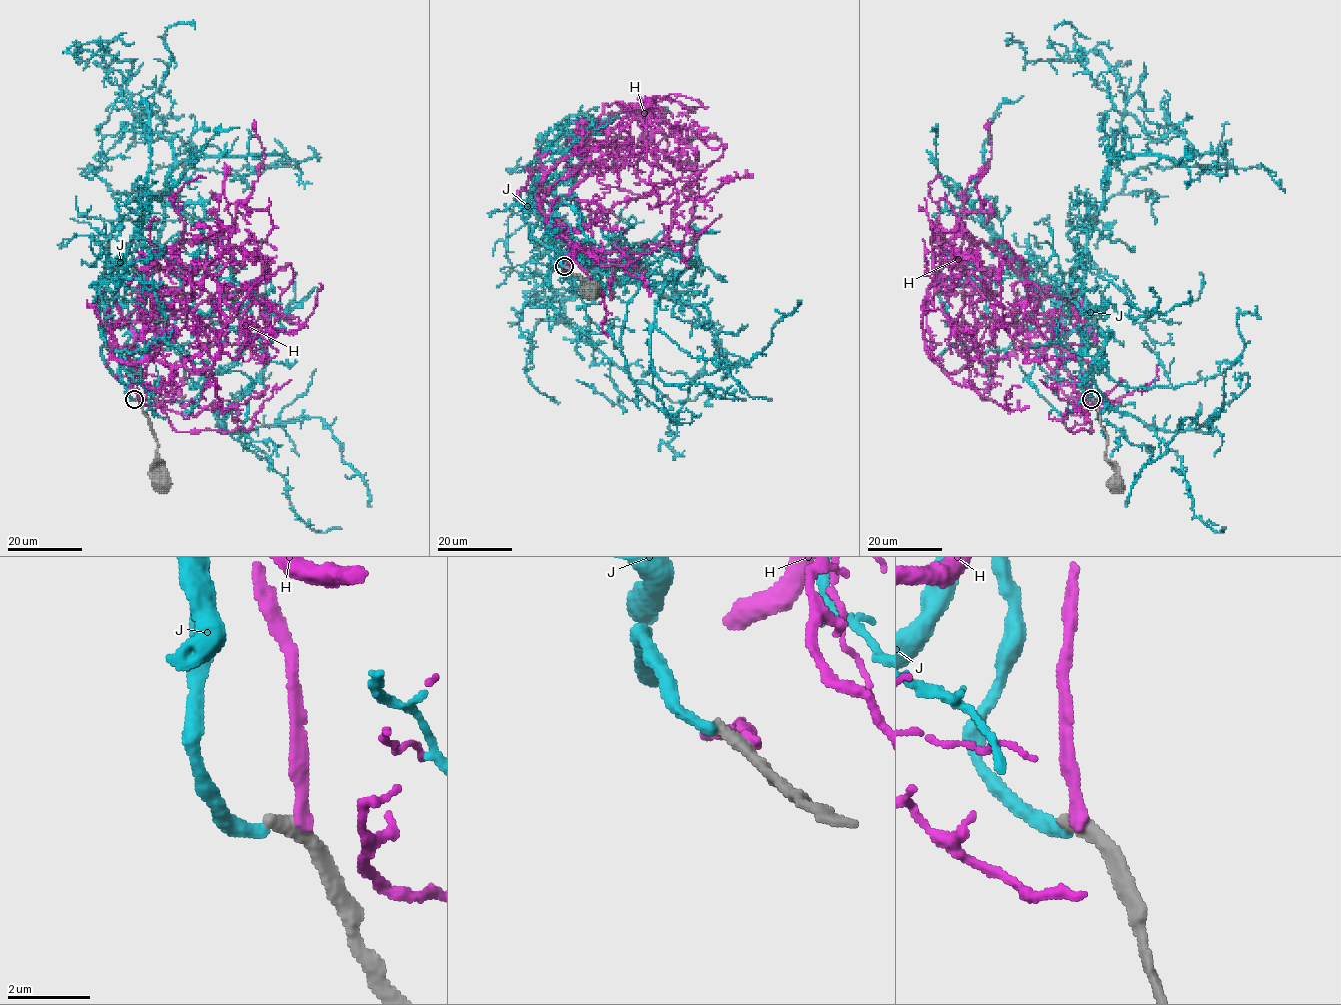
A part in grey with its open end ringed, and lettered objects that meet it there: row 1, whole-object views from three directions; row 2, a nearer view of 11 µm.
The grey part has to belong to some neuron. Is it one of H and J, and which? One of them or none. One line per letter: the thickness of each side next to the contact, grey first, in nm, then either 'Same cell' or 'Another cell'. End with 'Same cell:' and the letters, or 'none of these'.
H: Thickness 480 nm (grey) against 340 nm. Another cell
J: Thickness 380 nm (grey) against 320 nm. Same cell
Same cell: J

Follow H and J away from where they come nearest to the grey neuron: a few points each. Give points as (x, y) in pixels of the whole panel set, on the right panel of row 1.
H: (1092, 400), (1093, 367), (1056, 346), (978, 357), (964, 265), (1027, 362), (1069, 358), (1070, 344), (1082, 345)
J: (1091, 400), (1086, 309), (1109, 337), (1091, 365), (1107, 402), (1168, 431), (1210, 430), (1186, 417), (1125, 505)

